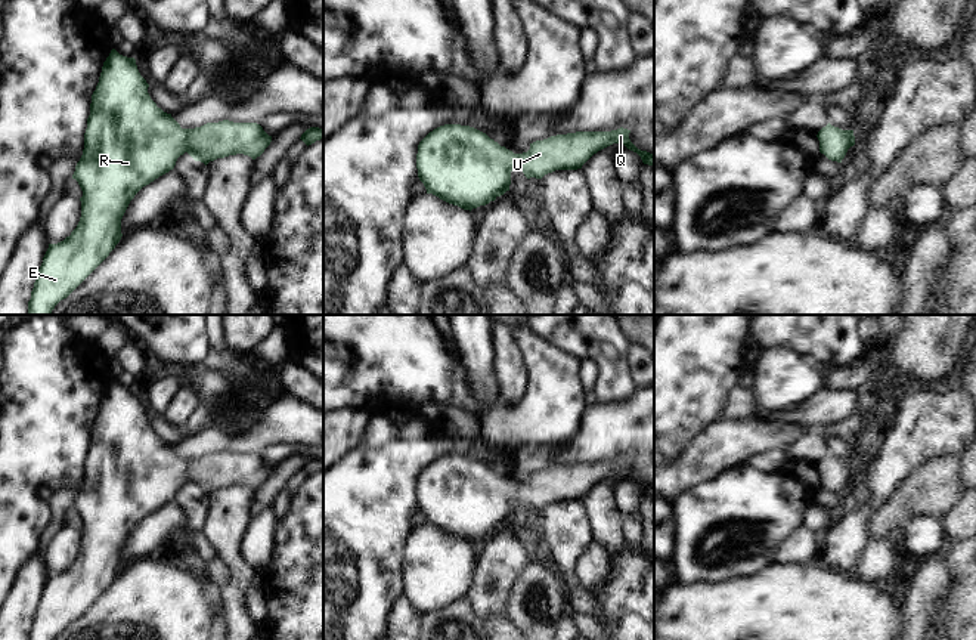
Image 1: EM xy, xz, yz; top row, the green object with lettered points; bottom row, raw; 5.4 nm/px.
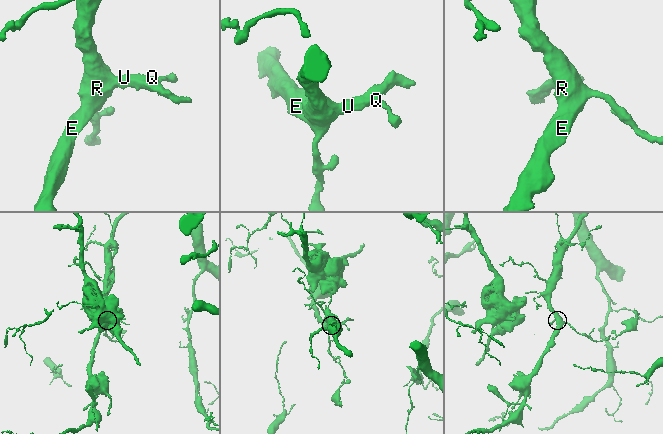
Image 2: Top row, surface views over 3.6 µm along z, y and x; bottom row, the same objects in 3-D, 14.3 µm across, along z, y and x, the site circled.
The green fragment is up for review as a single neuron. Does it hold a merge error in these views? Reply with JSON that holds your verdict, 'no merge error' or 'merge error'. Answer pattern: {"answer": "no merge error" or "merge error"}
{"answer": "no merge error"}

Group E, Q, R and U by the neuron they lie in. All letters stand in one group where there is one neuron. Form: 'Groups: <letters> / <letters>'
Groups: E Q R U

